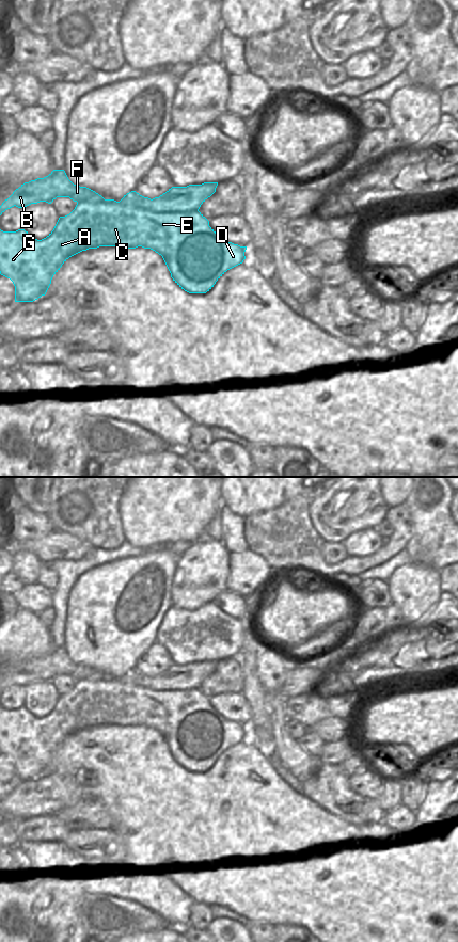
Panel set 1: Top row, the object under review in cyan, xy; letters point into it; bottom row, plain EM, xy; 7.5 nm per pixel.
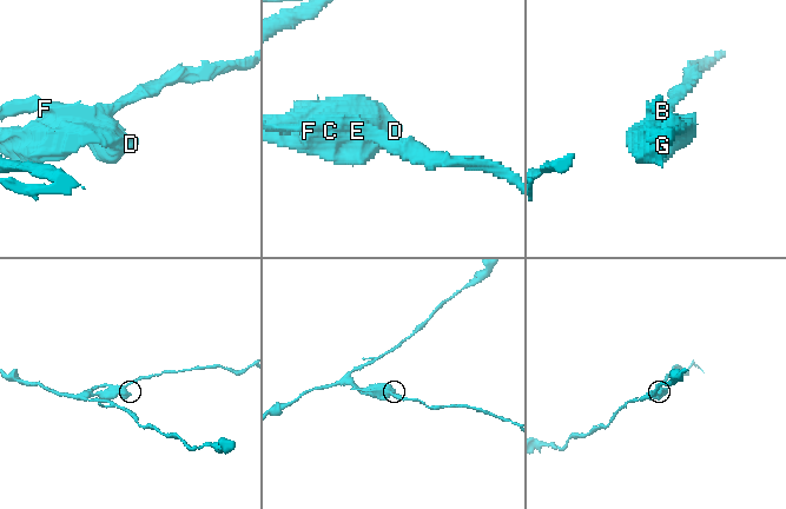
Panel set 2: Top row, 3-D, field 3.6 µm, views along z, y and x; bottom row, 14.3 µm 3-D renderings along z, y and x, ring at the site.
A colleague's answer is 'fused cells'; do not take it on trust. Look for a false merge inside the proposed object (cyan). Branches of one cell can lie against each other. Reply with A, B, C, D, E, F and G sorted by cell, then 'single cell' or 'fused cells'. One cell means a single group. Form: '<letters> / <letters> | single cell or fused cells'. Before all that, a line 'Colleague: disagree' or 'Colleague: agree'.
Colleague: agree
A C D E G / B F | fused cells

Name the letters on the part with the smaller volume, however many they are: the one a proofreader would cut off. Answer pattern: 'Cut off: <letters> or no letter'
Cut off: B, F

